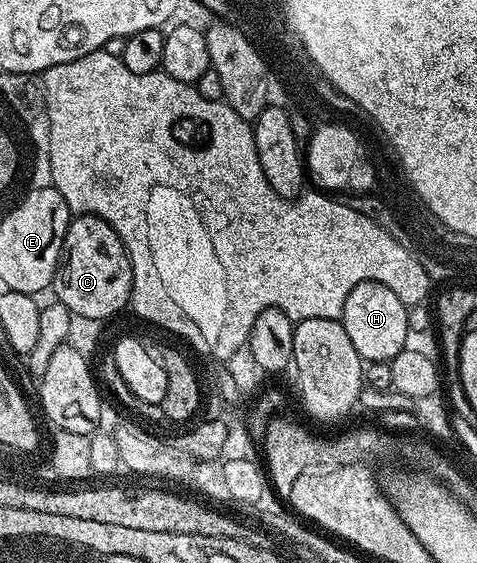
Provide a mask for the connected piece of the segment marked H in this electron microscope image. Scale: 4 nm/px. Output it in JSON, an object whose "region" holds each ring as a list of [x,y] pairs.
{"region":[[[364,282],[355,284],[347,295],[347,304],[343,304],[341,323],[347,328],[347,337],[355,344],[355,352],[366,363],[392,362],[394,356],[406,349],[411,335],[408,328],[408,310],[391,288],[381,282]]]}

